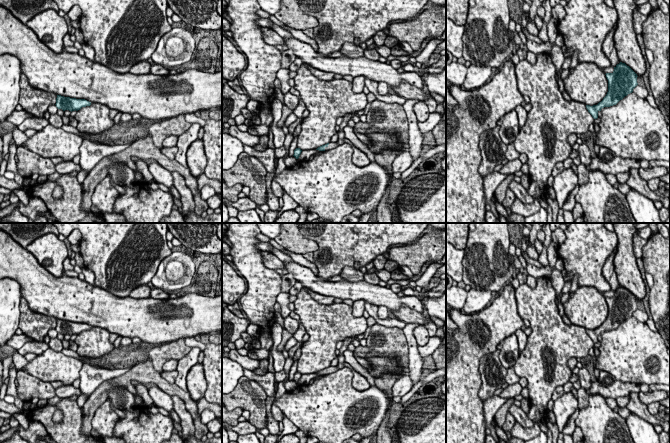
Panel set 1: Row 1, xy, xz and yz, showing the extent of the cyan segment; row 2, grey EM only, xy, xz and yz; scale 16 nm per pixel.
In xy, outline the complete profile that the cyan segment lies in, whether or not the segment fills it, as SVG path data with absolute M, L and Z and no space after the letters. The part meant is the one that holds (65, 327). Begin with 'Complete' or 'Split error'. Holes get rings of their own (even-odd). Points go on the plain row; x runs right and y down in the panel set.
Complete. M57 319L55 329L58 333L62 333L63 335L69 334L72 336L75 334L78 335L82 331L90 330L91 326L85 323L76 323L76 322L70 322L70 321Z

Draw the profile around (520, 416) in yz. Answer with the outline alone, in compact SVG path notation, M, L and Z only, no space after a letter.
M512 404L508 410L510 412L515 420L523 427L525 428L531 428L533 427L534 423L532 420L530 420L526 413L520 408L517 407L516 405Z

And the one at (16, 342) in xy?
M23 333L21 335L14 334L10 340L8 340L7 345L12 347L15 350L20 349L24 344L27 342L33 341L32 338L24 335Z

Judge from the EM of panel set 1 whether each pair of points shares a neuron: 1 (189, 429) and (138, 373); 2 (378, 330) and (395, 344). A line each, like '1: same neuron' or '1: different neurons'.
1: different neurons
2: same neuron

